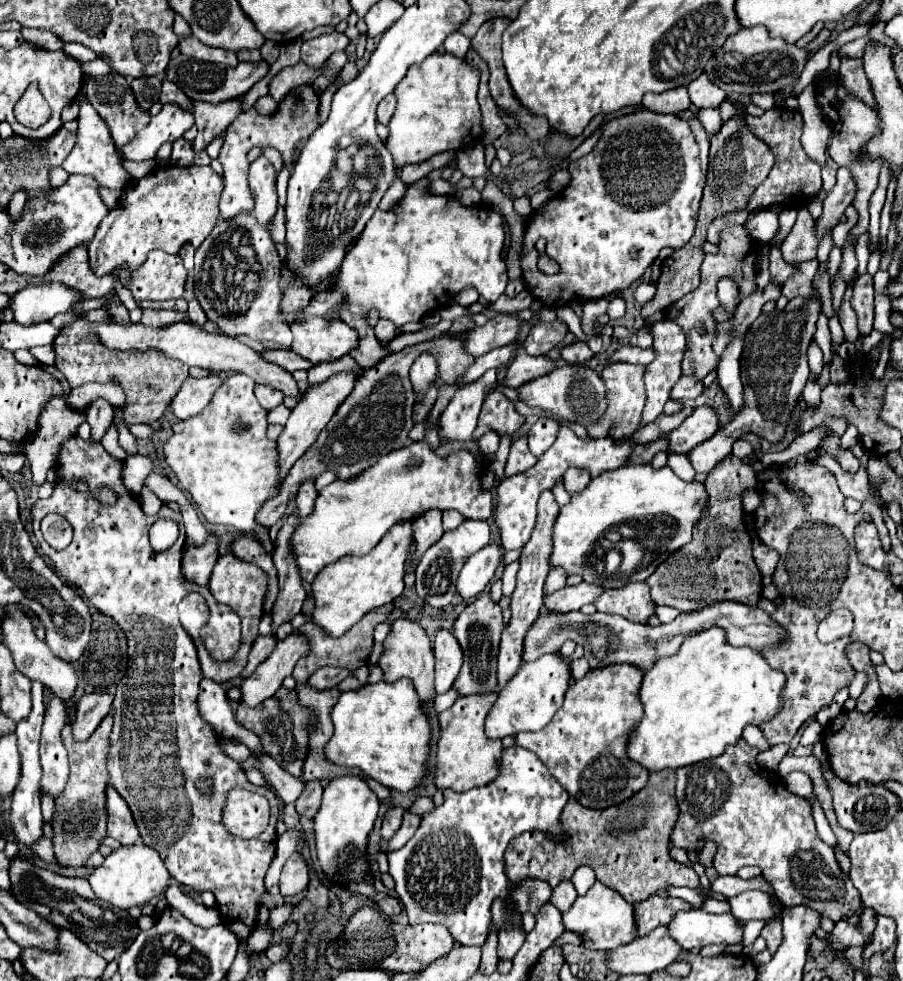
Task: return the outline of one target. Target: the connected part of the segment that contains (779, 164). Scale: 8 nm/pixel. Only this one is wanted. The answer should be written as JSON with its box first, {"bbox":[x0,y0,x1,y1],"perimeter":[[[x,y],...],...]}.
{"bbox":[707,108,822,244],"perimeter":[[[770,108],[760,118],[746,116],[746,124],[748,124],[748,128],[752,128],[756,138],[764,138],[764,142],[772,148],[772,152],[776,154],[776,164],[770,170],[768,178],[750,196],[750,200],[748,200],[744,209],[729,212],[726,216],[717,218],[711,223],[707,231],[707,241],[712,244],[718,243],[719,233],[722,228],[743,225],[750,212],[760,210],[760,208],[770,208],[774,204],[780,204],[780,206],[790,204],[790,208],[800,208],[800,206],[804,206],[804,200],[808,204],[822,188],[820,164],[816,164],[812,158],[808,158],[808,154],[804,152],[804,148],[800,144],[802,120],[800,120],[800,116],[796,112],[792,112],[788,108]]]}

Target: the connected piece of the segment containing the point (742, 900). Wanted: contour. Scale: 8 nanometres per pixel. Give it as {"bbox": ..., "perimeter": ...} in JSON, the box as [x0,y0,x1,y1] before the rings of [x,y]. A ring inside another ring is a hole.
{"bbox":[728,890,774,920],"perimeter":[[[748,890],[742,892],[734,898],[728,900],[730,904],[730,912],[738,918],[738,920],[768,920],[774,914],[772,902],[770,902],[770,894],[760,892],[760,890]],[[752,916],[766,916],[766,918],[752,918]]]}

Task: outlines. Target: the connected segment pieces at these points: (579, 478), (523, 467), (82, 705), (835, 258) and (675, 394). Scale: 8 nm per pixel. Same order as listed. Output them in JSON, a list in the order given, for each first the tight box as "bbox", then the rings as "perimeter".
[{"bbox":[564,468,590,494],"perimeter":[[[568,468],[568,472],[564,474],[564,486],[570,494],[580,492],[582,488],[586,488],[586,484],[590,482],[590,472],[588,470],[580,470],[580,468]]]},{"bbox":[506,438,536,476],"perimeter":[[[518,438],[512,442],[510,446],[510,456],[508,456],[508,462],[506,462],[506,476],[514,476],[514,474],[520,474],[520,472],[526,472],[528,468],[532,468],[532,464],[536,464],[536,456],[532,456],[532,452],[528,450],[528,444],[526,444],[526,438]]]},{"bbox":[72,694,112,740],"perimeter":[[[84,694],[76,706],[76,722],[72,724],[72,732],[76,740],[88,740],[104,716],[112,710],[112,694]]]},{"bbox":[828,244,842,283],"perimeter":[[[834,244],[828,257],[828,273],[831,278],[830,283],[833,282],[833,278],[839,269],[841,261],[842,261],[841,250],[837,248],[836,245]]]},{"bbox":[672,376,704,400],"perimeter":[[[682,376],[674,388],[672,388],[672,400],[694,400],[704,392],[704,386],[692,378],[692,376]]]}]

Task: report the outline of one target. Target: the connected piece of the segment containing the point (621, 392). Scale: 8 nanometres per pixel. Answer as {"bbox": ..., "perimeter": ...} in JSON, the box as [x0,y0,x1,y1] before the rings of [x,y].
{"bbox":[586,362,646,440],"perimeter":[[[616,362],[616,364],[610,364],[608,368],[604,368],[600,378],[604,380],[604,386],[606,386],[608,408],[606,408],[604,416],[600,416],[600,420],[596,420],[596,424],[592,424],[592,428],[586,428],[588,436],[590,438],[614,438],[614,440],[626,438],[628,440],[640,426],[640,416],[642,416],[642,410],[646,404],[644,366]]]}

